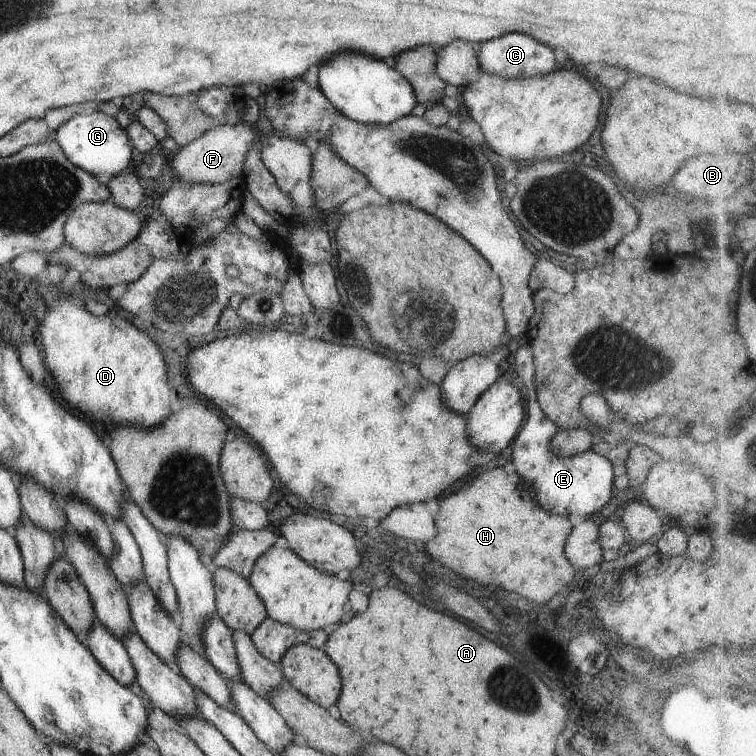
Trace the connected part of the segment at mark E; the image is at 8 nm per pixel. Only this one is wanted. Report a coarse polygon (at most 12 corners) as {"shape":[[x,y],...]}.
{"shape":[[512,345],[527,418],[513,464],[539,508],[589,518],[611,498],[612,464],[557,457],[557,426],[534,392],[530,346]]}

